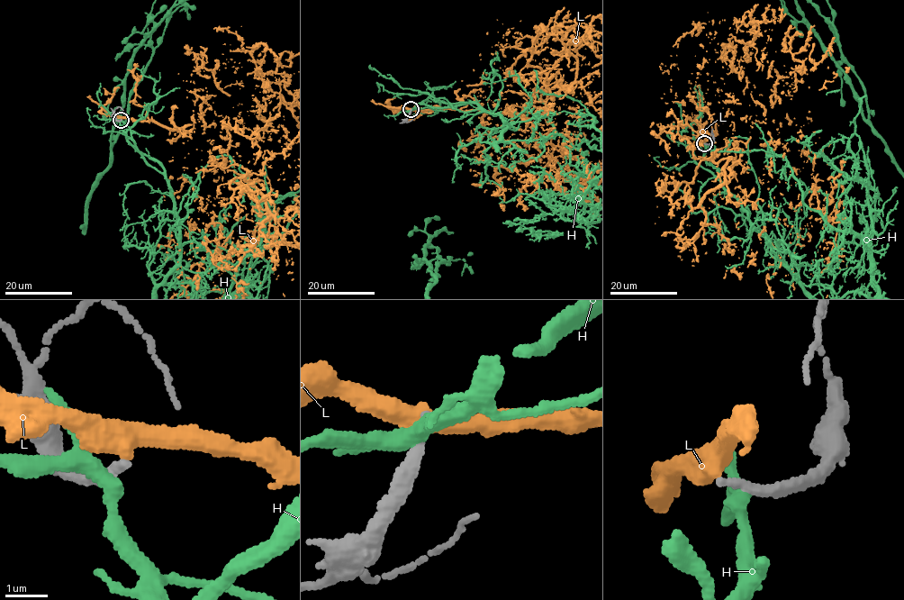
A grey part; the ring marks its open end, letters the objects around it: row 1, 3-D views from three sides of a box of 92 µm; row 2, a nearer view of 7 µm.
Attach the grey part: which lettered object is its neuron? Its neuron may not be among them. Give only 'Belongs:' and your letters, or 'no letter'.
Belongs: no letter

